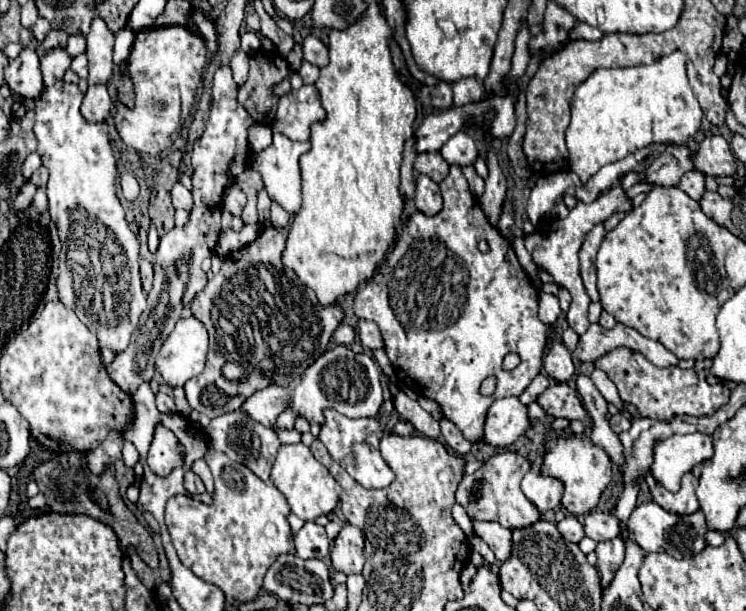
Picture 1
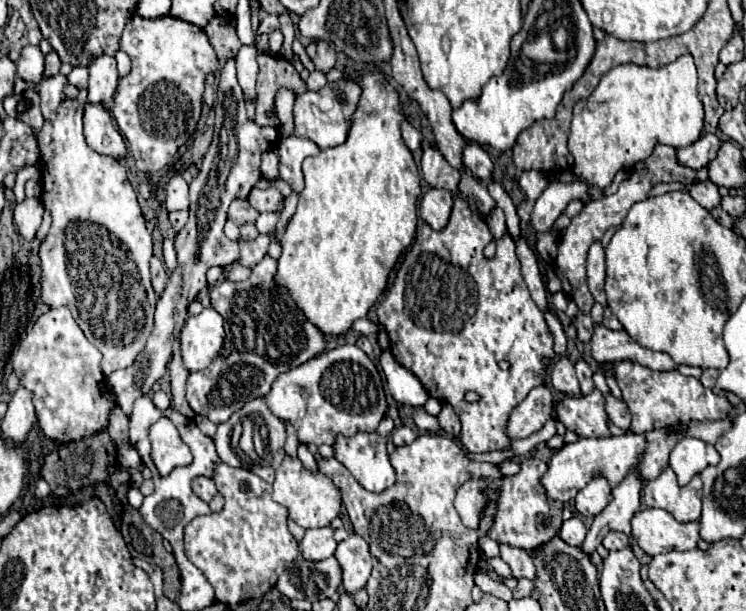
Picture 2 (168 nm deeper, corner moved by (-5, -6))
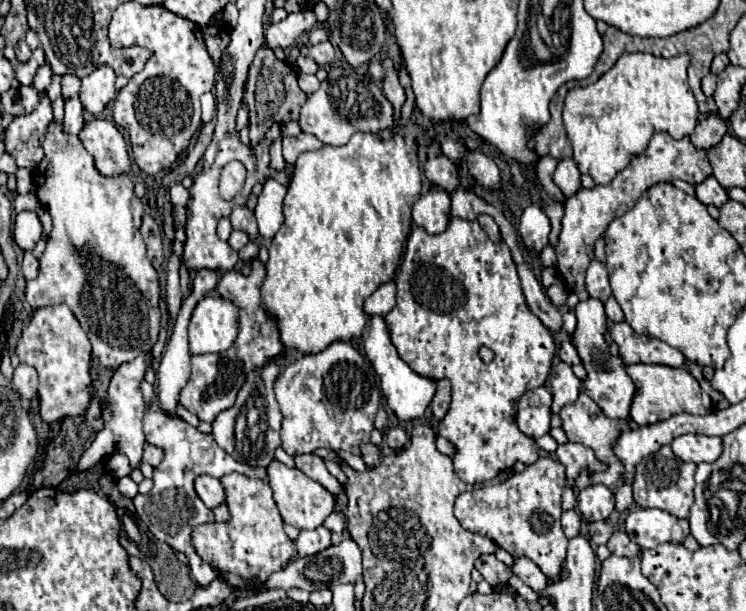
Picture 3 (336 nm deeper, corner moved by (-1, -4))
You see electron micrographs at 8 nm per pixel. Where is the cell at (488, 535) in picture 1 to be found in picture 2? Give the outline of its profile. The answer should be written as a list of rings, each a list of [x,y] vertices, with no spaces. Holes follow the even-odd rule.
[[[500,544],[500,558],[512,568],[514,578],[534,578],[534,564],[526,550],[510,544]]]

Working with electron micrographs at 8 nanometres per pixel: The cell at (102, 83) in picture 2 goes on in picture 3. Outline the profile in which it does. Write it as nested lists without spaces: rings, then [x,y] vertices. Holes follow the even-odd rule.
[[[100,66],[88,78],[84,78],[80,92],[82,108],[94,116],[100,114],[108,106],[108,102],[116,98],[114,78],[116,76],[110,66]]]

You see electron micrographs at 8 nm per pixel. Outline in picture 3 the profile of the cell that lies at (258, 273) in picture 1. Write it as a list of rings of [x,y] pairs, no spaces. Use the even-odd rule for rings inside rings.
[[[260,260],[252,262],[250,276],[242,276],[240,272],[226,272],[218,282],[218,294],[230,302],[234,302],[240,308],[240,332],[234,344],[226,352],[218,354],[196,354],[192,356],[192,374],[188,384],[180,392],[180,404],[194,412],[204,422],[214,422],[214,418],[222,412],[234,406],[236,392],[244,384],[246,372],[260,368],[266,364],[266,360],[278,358],[284,354],[284,346],[278,338],[278,328],[272,318],[266,316],[262,308],[260,298],[260,286],[266,276],[266,268]]]

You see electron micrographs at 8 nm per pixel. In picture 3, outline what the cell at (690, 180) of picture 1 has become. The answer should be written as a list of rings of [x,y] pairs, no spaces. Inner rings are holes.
[[[710,176],[702,184],[696,184],[696,198],[706,206],[714,204],[716,208],[720,208],[722,204],[728,202],[728,192],[718,184],[714,176]]]

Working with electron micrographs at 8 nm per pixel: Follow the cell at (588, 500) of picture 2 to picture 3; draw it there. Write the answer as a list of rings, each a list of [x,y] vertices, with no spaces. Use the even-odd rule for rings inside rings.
[[[602,484],[588,486],[578,494],[578,510],[586,522],[606,520],[614,510],[614,494]]]

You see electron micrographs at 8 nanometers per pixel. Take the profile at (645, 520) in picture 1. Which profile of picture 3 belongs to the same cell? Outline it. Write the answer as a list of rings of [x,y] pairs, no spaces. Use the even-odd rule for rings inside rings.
[[[634,508],[624,520],[624,530],[640,548],[656,548],[664,542],[680,544],[690,534],[688,520],[680,520],[664,510]]]

